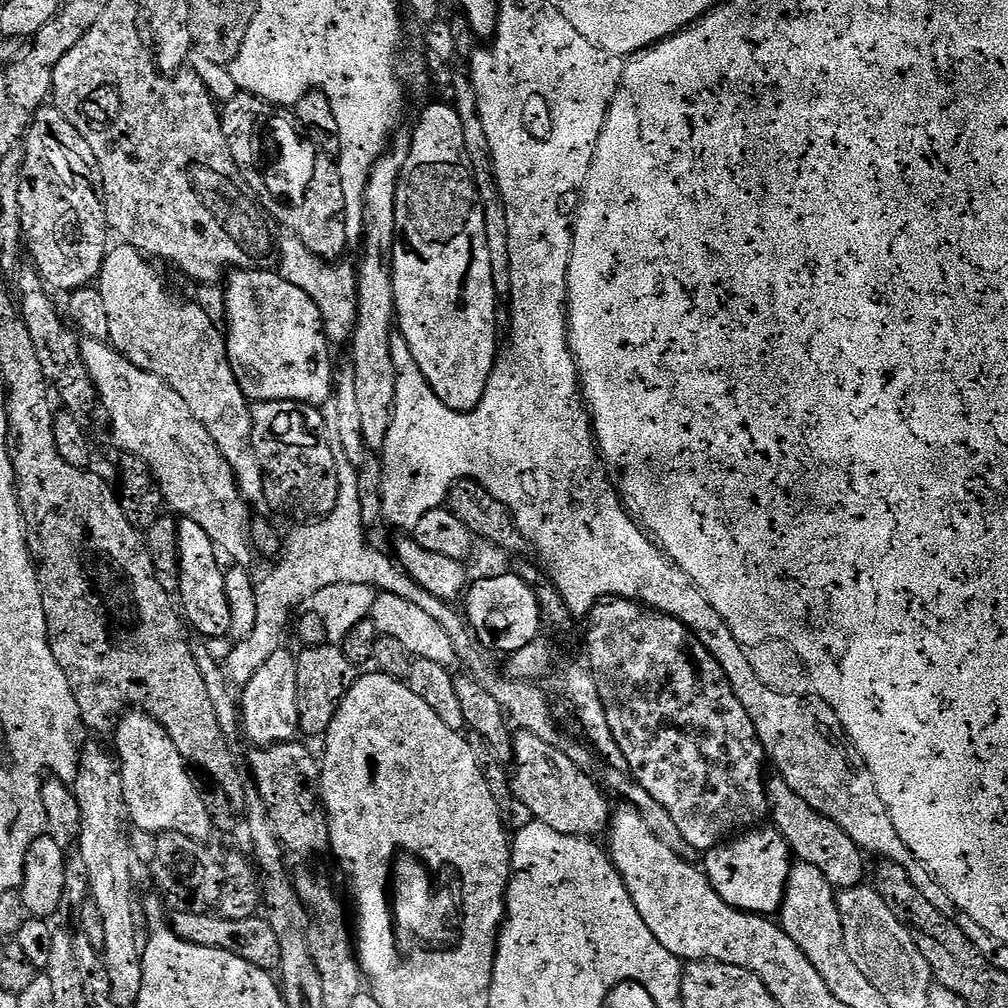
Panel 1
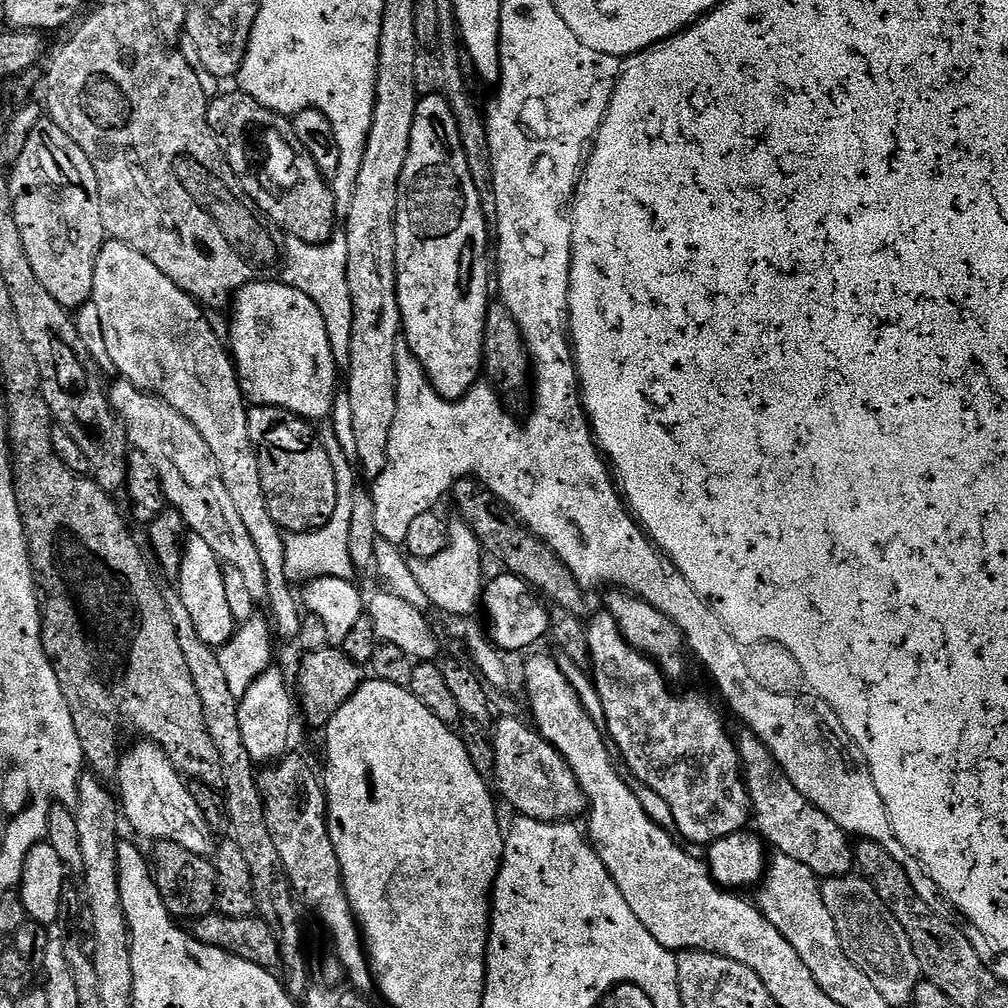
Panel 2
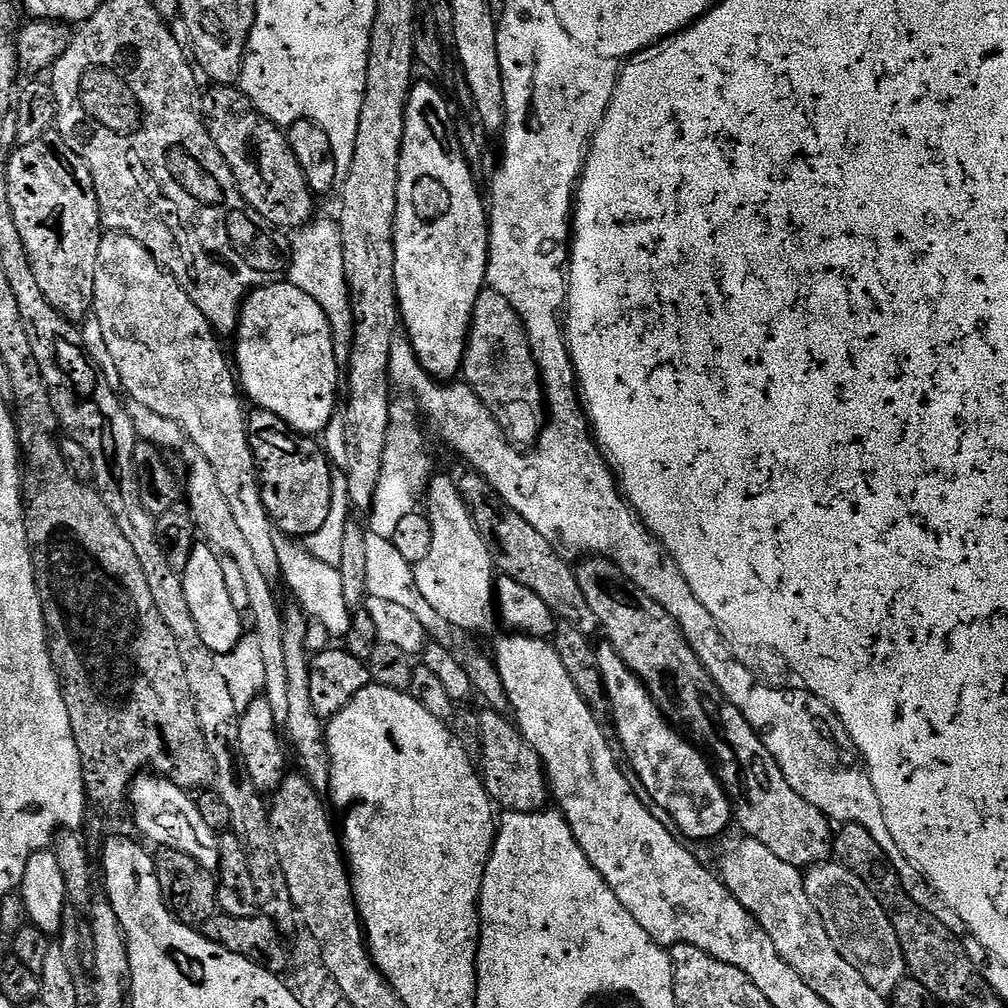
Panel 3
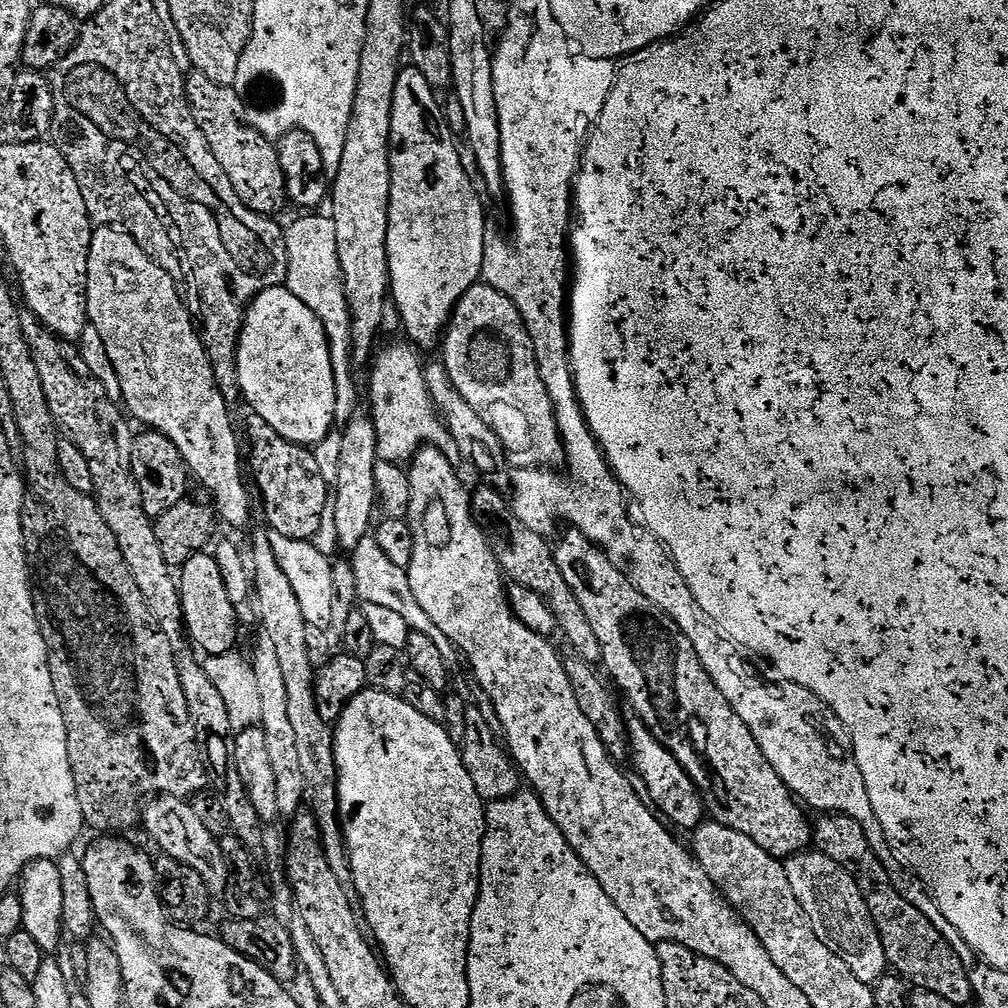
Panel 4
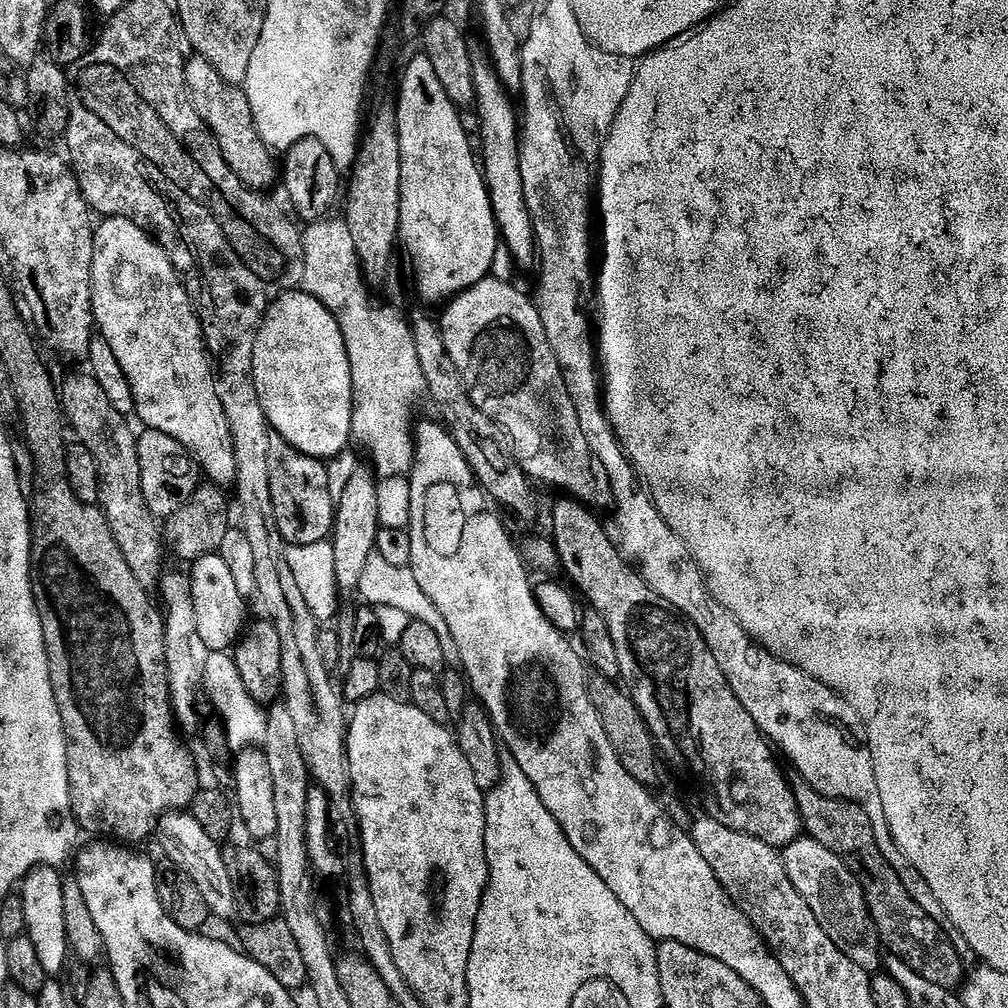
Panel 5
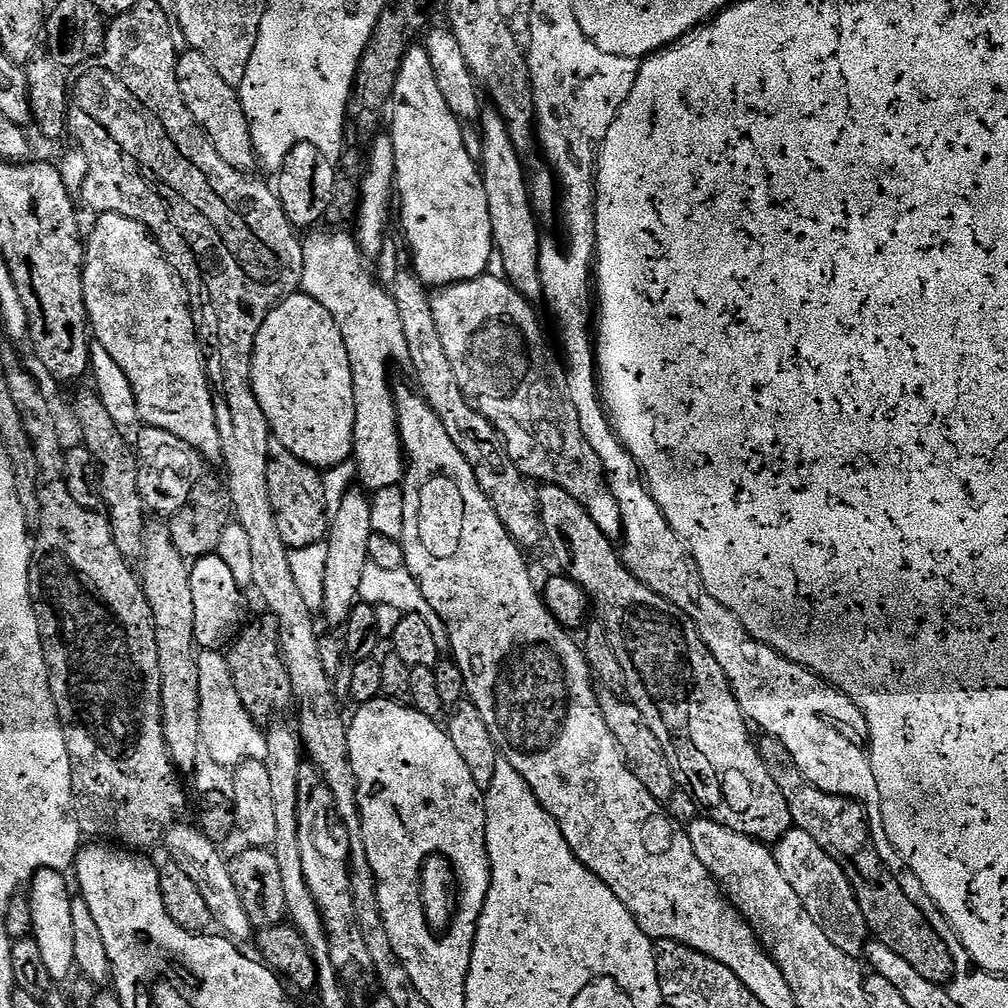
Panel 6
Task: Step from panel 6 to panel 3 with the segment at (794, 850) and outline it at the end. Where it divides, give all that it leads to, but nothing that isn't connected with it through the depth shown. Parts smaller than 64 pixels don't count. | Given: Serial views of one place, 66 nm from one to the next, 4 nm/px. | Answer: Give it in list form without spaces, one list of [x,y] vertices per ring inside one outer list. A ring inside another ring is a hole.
[[[825,862],[807,869],[804,885],[838,954],[842,954],[842,958],[846,958],[846,962],[866,978],[877,994],[891,997],[892,991],[908,976],[908,963],[886,910],[882,910],[878,898],[870,894],[866,882],[839,862]]]

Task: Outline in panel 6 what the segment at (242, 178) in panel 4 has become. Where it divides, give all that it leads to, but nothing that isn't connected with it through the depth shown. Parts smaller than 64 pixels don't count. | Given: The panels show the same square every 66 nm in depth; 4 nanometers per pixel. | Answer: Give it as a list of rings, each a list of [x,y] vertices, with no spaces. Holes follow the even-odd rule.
[[[191,50],[181,51],[176,57],[176,81],[184,104],[200,129],[207,134],[214,150],[218,150],[222,162],[242,173],[247,173],[248,168],[257,167],[256,151],[249,138],[248,123],[240,105],[239,91],[218,75],[218,70],[214,70],[214,66],[206,62],[202,53]]]

